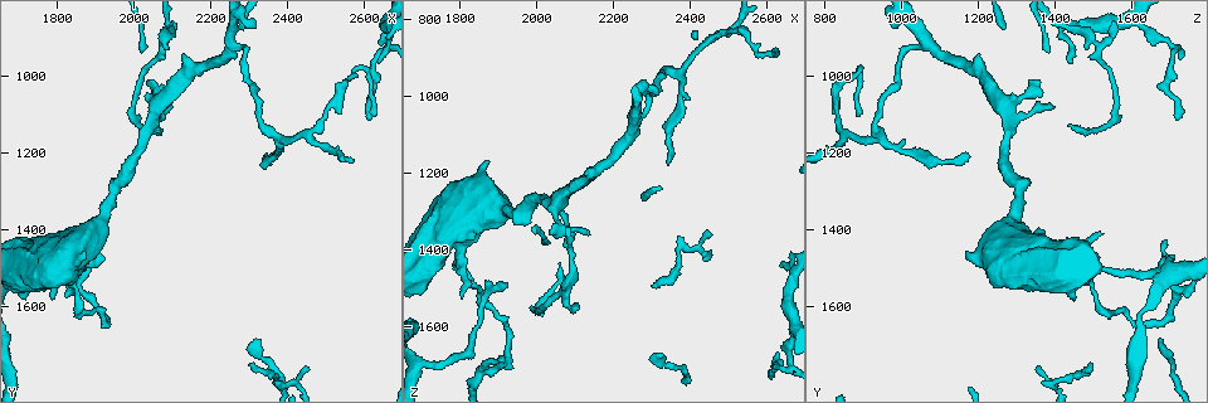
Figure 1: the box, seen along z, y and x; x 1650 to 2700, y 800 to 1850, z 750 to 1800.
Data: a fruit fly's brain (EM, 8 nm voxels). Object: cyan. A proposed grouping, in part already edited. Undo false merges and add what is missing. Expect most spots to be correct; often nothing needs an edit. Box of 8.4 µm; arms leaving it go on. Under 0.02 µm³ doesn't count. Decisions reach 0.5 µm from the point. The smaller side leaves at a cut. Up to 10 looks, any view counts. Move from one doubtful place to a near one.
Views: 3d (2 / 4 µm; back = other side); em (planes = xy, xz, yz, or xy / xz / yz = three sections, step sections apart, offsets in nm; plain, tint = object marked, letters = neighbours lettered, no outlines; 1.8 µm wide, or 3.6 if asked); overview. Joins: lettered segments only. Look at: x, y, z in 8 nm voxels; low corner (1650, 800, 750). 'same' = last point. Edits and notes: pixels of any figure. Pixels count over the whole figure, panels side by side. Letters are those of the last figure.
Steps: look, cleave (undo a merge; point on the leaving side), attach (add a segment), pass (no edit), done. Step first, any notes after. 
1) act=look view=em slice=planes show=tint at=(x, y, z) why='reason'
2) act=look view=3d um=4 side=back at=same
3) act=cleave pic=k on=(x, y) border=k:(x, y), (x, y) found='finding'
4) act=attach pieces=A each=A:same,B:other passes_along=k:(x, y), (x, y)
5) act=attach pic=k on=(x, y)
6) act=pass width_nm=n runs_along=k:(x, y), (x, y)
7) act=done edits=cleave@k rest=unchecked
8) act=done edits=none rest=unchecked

act=look view=em slice=planes show=letters at=(1915, 1460, 1490) why='long arm stops here'

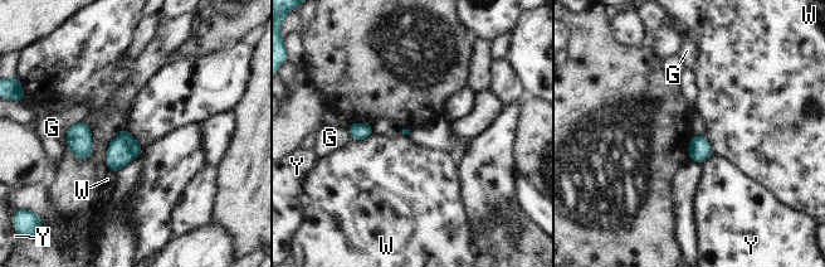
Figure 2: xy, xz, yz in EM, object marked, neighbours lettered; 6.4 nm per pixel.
act=pass each=G:other,W:other,Y:other found='none of them fits'

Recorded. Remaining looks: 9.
act=look view=3d um=2 at=(2065, 1125, 1430) why='branch stops here'

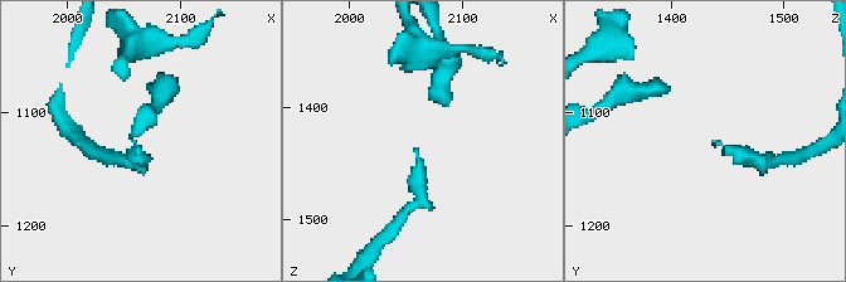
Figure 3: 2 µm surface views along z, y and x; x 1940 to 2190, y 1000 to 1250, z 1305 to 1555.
act=look view=em slice=yz step=16 show=letters at=(2062, 1128, 1434)

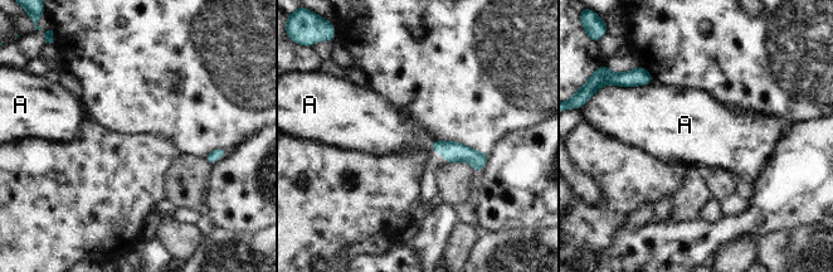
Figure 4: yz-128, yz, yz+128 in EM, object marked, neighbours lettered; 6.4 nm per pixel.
act=look view=em slice=planes show=letters at=same

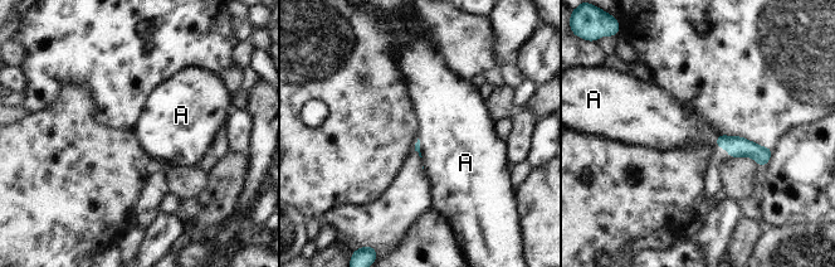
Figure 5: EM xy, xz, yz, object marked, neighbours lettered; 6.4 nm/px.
act=pass each=A:other border=5:(719, 135), (716, 140) found='none of them fits'

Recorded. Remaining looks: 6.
act=look view=3d um=2 at=(2250, 910, 1075)

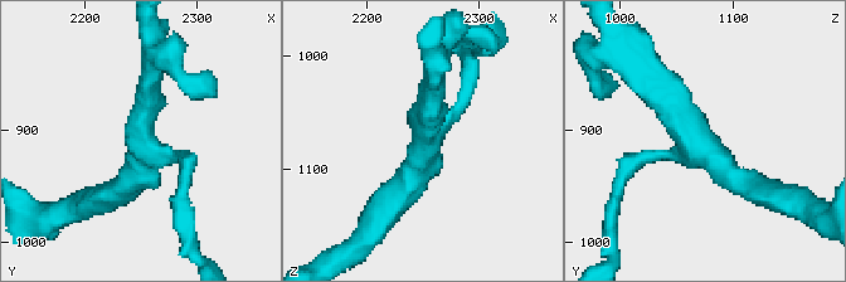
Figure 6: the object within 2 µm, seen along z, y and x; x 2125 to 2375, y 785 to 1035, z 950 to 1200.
act=look view=em um=3.6 slice=xz step=8 show=tint at=(2252, 916, 1070) arms=3 why='now the EM'

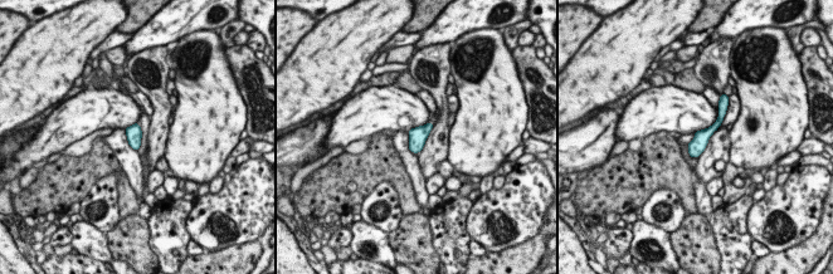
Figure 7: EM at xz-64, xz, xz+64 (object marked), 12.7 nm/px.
act=look view=em um=3.6 slice=planes show=letters at=same

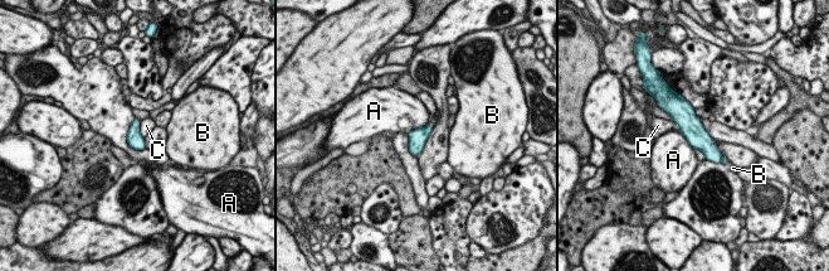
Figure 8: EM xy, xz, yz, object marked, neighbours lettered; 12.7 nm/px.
act=pass each=A:other,B:other,C:other runs_along=8:(676, 112), (718, 158) found='continuous, no second neuron'

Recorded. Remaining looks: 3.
act=look view=3d um=2 at=(2450, 1145, 850) why='three arms meet'

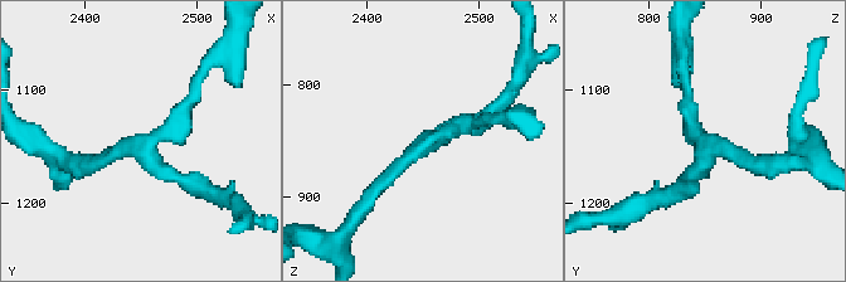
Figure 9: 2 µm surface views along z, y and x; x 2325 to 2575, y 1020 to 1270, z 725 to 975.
act=look view=em um=3.6 slice=planes show=tint at=(2450, 1152, 854) arms=3

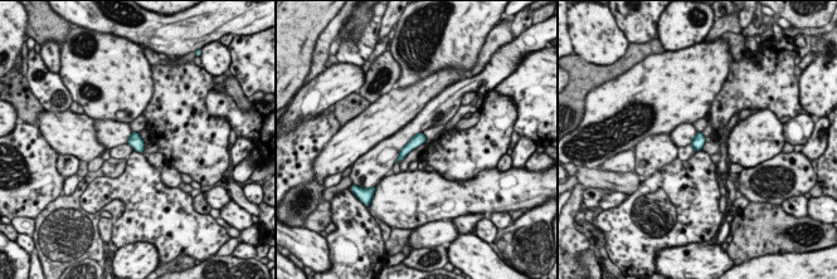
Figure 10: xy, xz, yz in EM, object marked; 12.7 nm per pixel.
act=look view=em um=3.6 slice=planes show=letters at=same

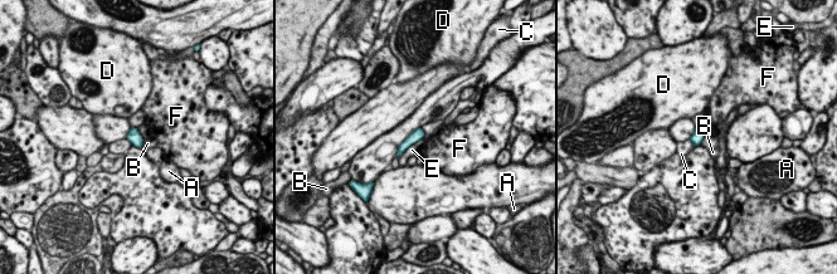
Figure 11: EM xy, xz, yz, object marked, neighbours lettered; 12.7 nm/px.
act=pass each=A:other,B:other,C:other,D:other,E:other,F:other border=11:(422, 137), (412, 142), (400, 155) found='one neuron here'

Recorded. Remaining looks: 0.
act=done edits=none rest=unchecked

